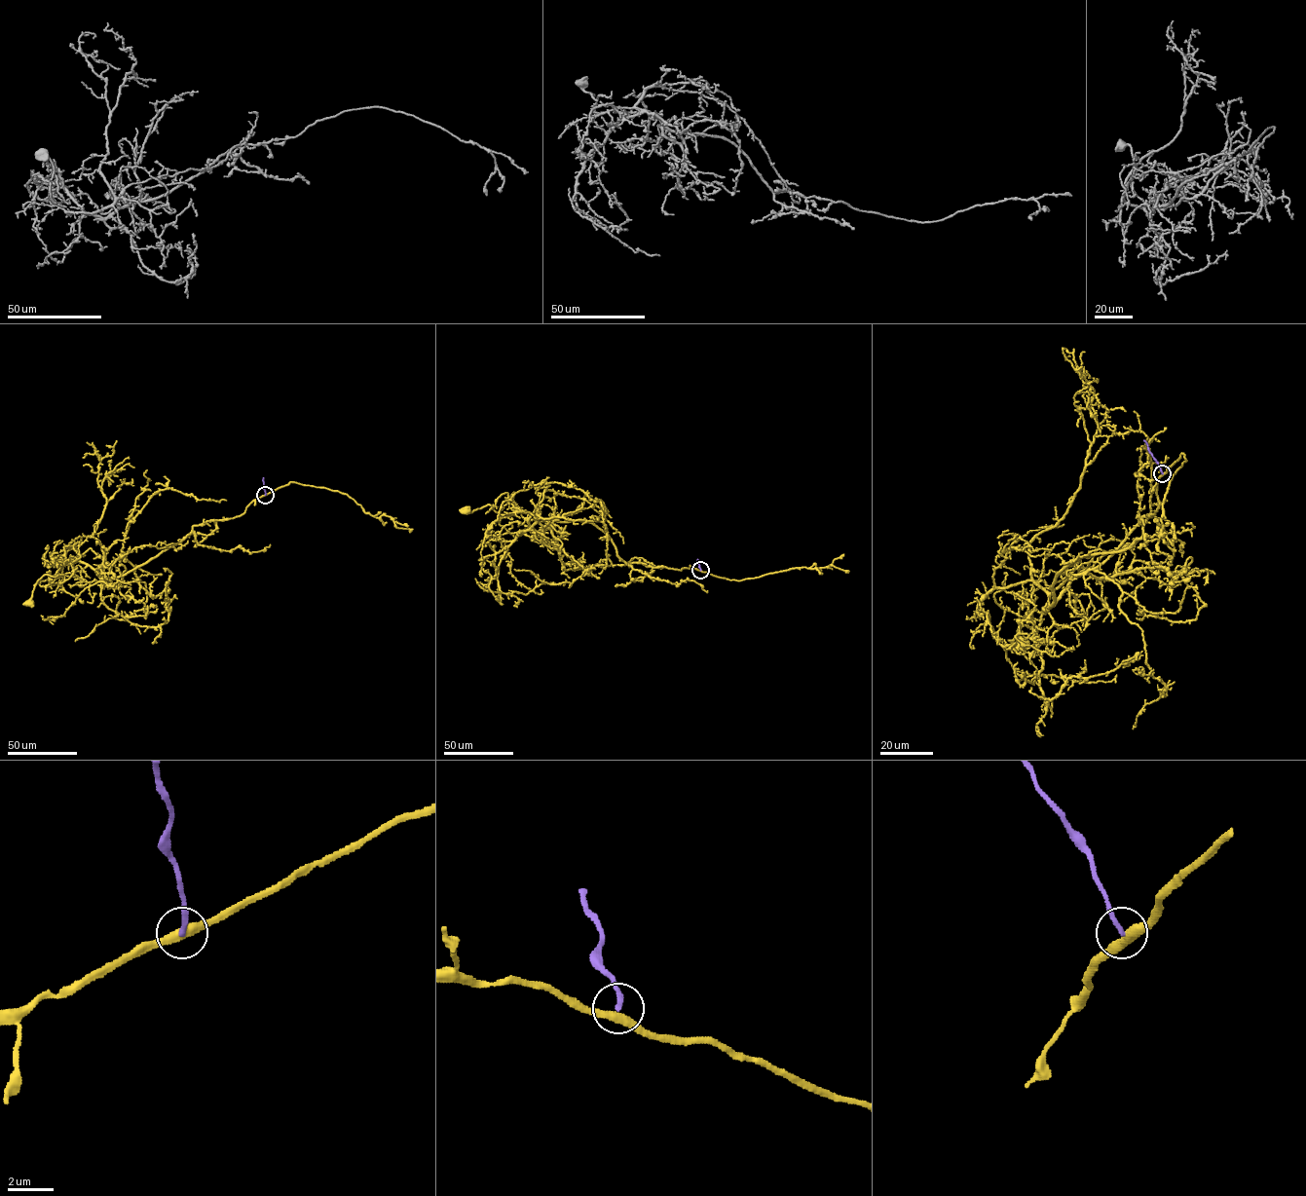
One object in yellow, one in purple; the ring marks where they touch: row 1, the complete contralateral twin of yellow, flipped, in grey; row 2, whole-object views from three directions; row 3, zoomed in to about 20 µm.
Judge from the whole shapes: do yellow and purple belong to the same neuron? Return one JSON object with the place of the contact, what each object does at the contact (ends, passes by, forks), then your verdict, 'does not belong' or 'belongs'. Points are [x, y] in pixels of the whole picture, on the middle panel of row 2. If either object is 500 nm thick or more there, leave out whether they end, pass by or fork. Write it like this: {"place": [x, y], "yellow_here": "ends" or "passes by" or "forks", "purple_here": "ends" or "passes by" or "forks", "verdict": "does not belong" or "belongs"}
{"place": [700, 570], "yellow_here": "passes by", "purple_here": "ends", "verdict": "does not belong"}

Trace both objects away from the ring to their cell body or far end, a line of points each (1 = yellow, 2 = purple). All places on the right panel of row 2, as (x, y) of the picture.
1: (1163, 473), (1128, 548), (1070, 562), (1043, 611), (1015, 596), (1024, 644)
2: (1163, 473), (1143, 440)

